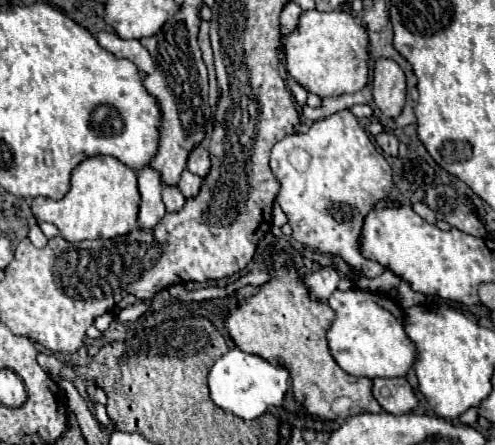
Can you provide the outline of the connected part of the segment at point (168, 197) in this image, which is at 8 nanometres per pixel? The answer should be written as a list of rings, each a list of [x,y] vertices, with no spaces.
[[[164,187],[162,201],[166,205],[166,211],[180,211],[184,207],[184,203],[186,203],[186,199],[178,191],[178,187]]]

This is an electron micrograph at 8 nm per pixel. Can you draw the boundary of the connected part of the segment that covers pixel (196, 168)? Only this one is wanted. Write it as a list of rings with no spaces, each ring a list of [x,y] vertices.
[[[196,147],[190,157],[188,157],[188,169],[198,175],[198,177],[206,177],[210,171],[210,155],[204,147]]]

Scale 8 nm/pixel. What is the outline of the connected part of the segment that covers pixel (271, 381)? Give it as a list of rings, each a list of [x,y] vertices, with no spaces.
[[[234,347],[212,365],[208,375],[208,387],[212,401],[218,407],[236,417],[252,421],[262,417],[270,407],[282,405],[284,393],[288,389],[288,369]]]

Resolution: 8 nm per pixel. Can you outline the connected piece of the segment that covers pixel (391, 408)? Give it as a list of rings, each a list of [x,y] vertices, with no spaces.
[[[404,377],[374,379],[374,397],[392,415],[410,413],[418,407],[418,397]]]

